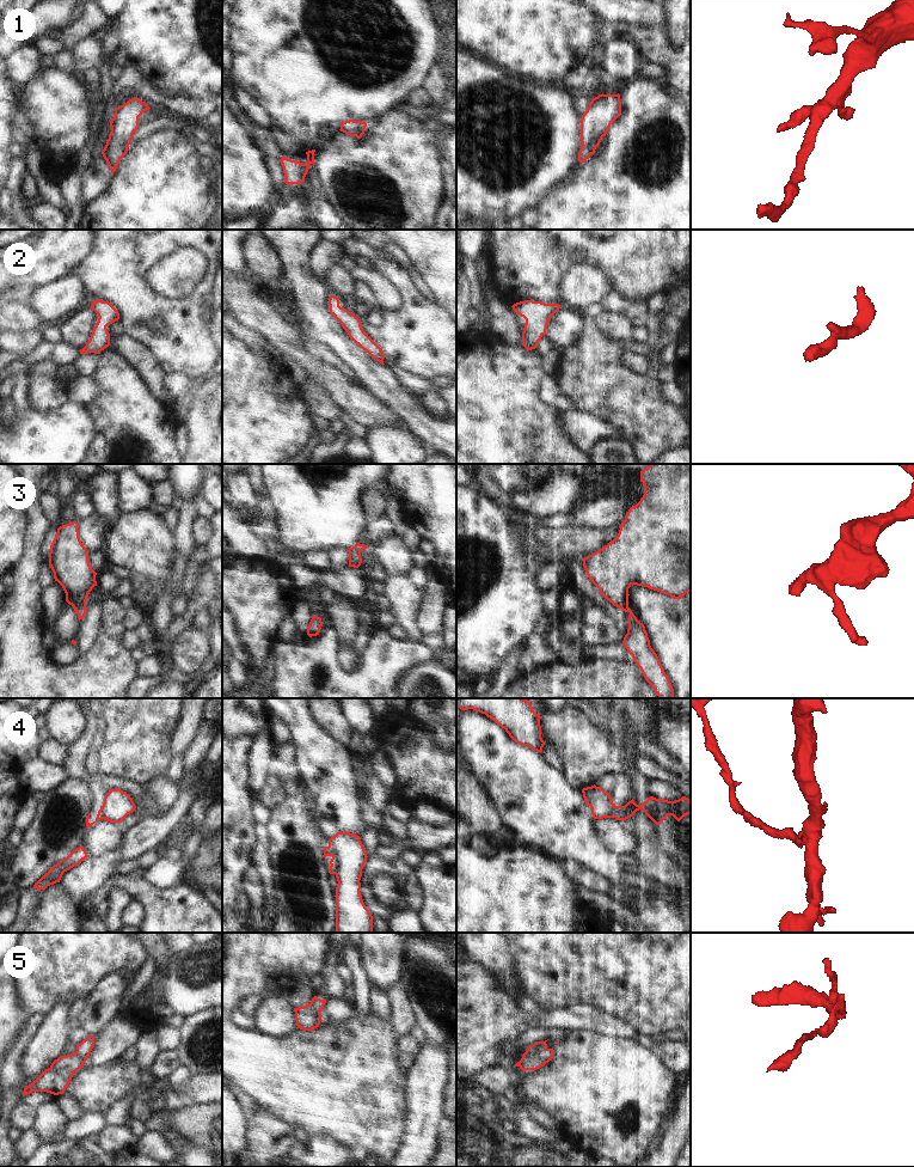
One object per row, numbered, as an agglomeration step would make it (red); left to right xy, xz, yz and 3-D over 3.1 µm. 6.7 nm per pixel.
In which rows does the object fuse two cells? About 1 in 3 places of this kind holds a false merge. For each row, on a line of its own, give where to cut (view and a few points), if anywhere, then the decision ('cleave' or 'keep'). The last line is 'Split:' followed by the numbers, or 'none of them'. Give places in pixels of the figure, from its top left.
1: cut none; keep
2: cut none; keep
3: cut none; keep
4: cut xz (329, 845), (337, 861), (335, 873); cleave
5: cut yz (546, 1046), (540, 1049), (522, 1069); cleave
Split: 4, 5

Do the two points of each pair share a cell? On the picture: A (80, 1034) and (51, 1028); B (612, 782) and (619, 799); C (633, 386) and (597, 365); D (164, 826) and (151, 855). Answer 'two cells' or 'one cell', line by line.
A: two cells
B: one cell
C: one cell
D: two cells

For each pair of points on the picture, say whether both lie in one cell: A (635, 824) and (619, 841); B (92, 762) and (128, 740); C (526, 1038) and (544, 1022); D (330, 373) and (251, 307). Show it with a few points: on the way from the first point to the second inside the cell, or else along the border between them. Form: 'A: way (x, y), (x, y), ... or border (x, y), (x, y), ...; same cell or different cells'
A: border (621, 822), (637, 837), (636, 854); different cells
B: border (94, 743), (98, 771); different cells
C: border (538, 1026), (566, 1030); different cells
D: way (311, 365), (270, 325); same cell

